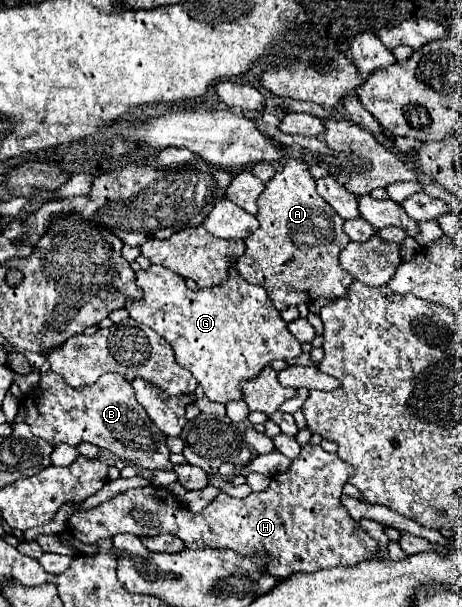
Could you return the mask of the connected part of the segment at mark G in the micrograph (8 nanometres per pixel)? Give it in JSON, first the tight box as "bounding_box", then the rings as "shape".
{"bounding_box":[125,266,301,402],"shape":[[[165,266],[139,270],[137,284],[145,296],[129,302],[125,310],[133,320],[147,324],[173,346],[177,364],[197,378],[205,396],[213,402],[241,400],[239,384],[243,380],[255,378],[275,358],[291,360],[301,354],[301,344],[289,334],[265,288],[243,280],[235,268],[229,270],[225,284],[199,288],[197,292],[189,290],[185,278]]]}

